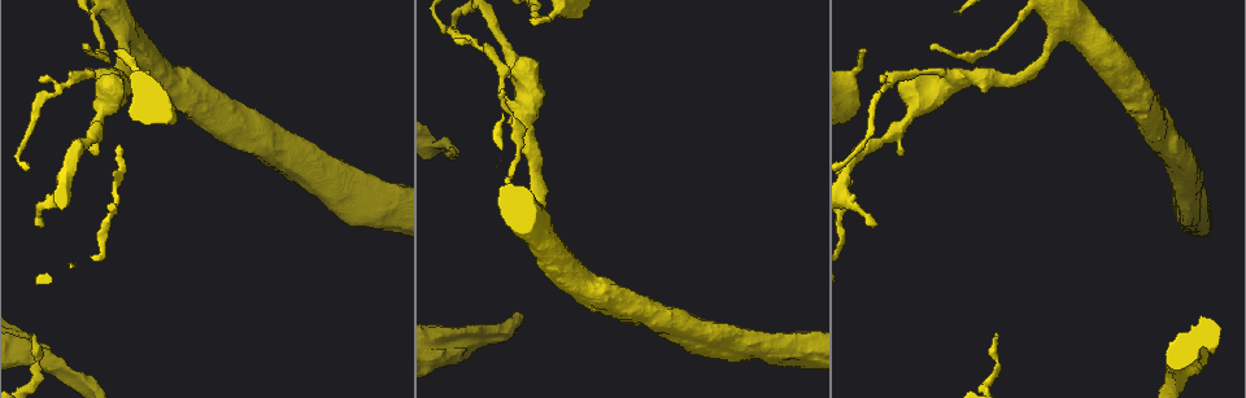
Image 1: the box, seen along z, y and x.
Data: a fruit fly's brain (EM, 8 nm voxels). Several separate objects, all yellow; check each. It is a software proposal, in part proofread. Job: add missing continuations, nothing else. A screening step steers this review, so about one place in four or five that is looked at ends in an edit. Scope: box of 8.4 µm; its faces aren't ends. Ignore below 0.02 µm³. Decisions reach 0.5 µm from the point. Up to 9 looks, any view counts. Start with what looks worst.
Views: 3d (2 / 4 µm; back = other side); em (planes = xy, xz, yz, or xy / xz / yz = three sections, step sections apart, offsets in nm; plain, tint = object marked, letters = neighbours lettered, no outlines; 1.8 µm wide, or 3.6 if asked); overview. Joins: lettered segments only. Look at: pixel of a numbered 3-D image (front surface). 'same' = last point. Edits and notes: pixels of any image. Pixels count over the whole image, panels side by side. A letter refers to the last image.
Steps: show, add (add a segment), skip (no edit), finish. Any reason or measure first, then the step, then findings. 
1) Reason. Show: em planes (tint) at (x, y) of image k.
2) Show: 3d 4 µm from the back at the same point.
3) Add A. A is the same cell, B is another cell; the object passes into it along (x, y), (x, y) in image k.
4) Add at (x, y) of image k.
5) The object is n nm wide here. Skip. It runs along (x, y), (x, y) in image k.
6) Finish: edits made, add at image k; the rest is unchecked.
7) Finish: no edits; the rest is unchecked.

Free end. Show: em planes (plain) at (467, 353) of image 1.

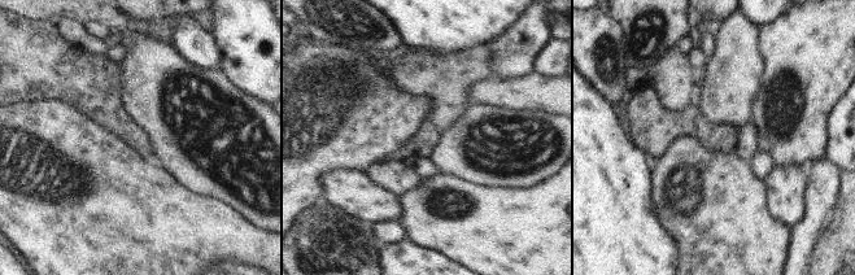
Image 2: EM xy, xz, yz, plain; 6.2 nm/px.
Show: em planes (letters) at the same point.

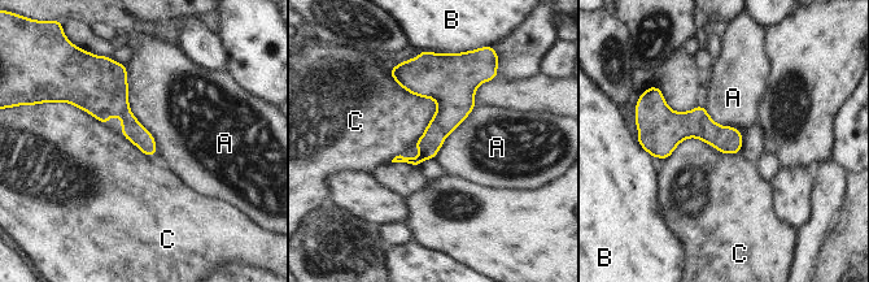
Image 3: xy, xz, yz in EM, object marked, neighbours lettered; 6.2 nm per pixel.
The longest contact is with A, 600 nm. Skip. A, B and C are other cells; none of them fits.

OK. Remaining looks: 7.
End of a long branch. Show: em planes (tint) at (862, 49) of image 1.

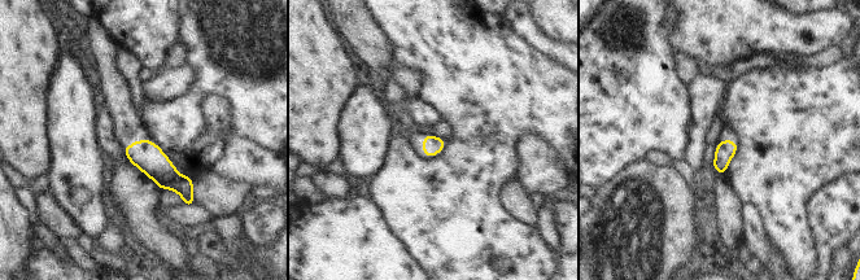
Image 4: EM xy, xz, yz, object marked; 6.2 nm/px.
See the neighbours. Show: em planes (letters) at the same point.

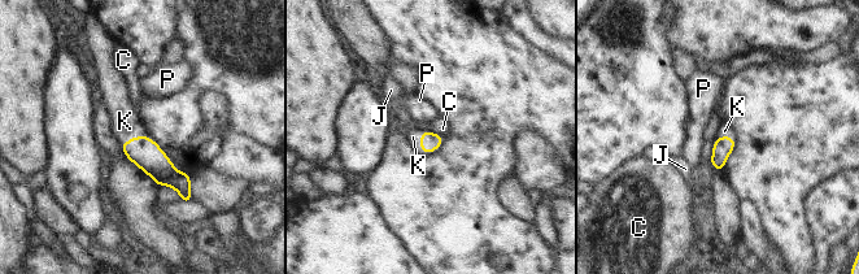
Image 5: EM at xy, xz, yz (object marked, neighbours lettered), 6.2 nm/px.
Add at (125, 121) of image 5. K is the same cell, C, J and P are other cells; the object passes into it along (144, 152), (131, 138), (125, 121) in image 5; the cell continues.

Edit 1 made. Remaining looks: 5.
End of a long branch. Show: 3d 4 µm at (875, 224) of image 1.

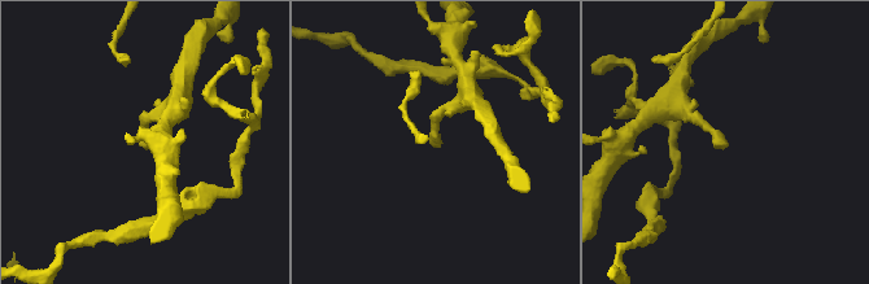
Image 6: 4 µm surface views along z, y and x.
Need the tissue. Show: em xy step 8 (letters) at (723, 143) of image 6.

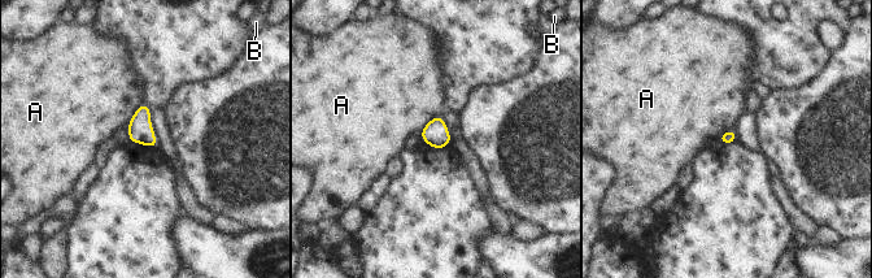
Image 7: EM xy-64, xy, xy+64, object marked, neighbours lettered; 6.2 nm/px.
Skip. A and B are other cells; no lettered segment goes on from it.

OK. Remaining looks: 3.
Show: em planes (letters) at (995, 333) of image 1.

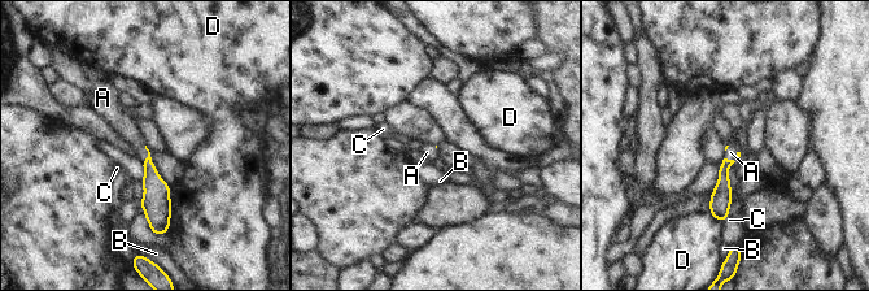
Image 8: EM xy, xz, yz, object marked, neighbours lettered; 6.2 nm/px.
Add at (122, 124) of image 8. A is the same cell, B, C and D are other cells; the object passes into it along (157, 192), (148, 155), (122, 124) in image 8; the cell continues.

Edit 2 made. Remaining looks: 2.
Finish: edits made, add at image 5, add at image 8; the rest is unchecked.

